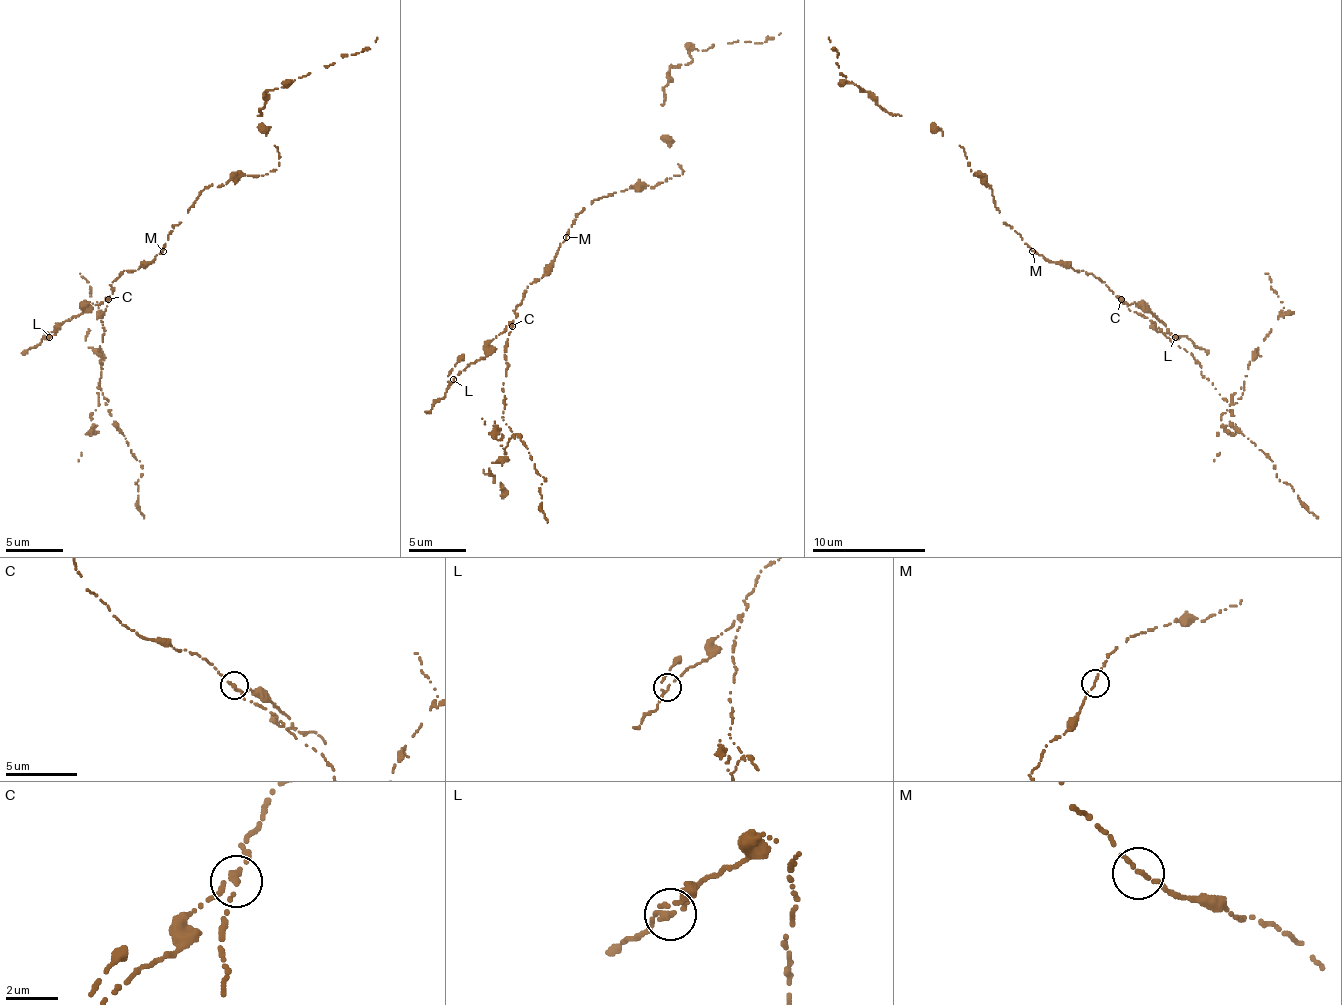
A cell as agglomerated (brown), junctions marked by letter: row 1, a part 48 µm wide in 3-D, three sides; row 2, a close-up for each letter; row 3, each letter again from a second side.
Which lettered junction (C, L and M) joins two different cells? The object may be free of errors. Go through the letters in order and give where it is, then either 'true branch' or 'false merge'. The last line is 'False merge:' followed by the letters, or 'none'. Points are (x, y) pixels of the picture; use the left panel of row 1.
C: at (108, 299); false merge
L: at (49, 337); true branch
M: at (163, 251); true branch
False merge: C

